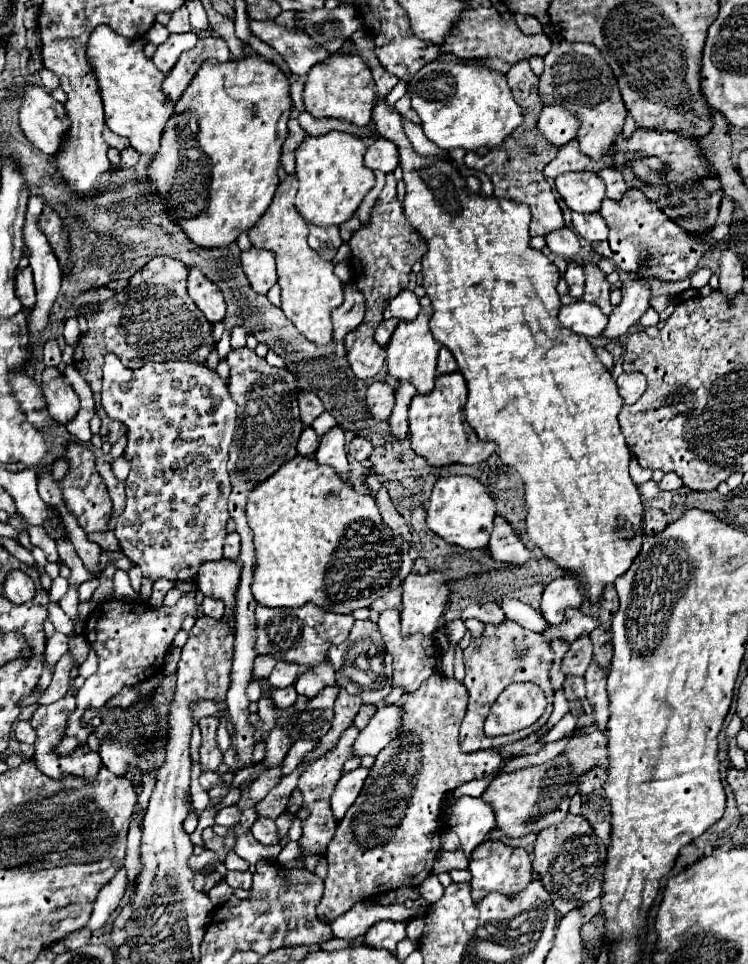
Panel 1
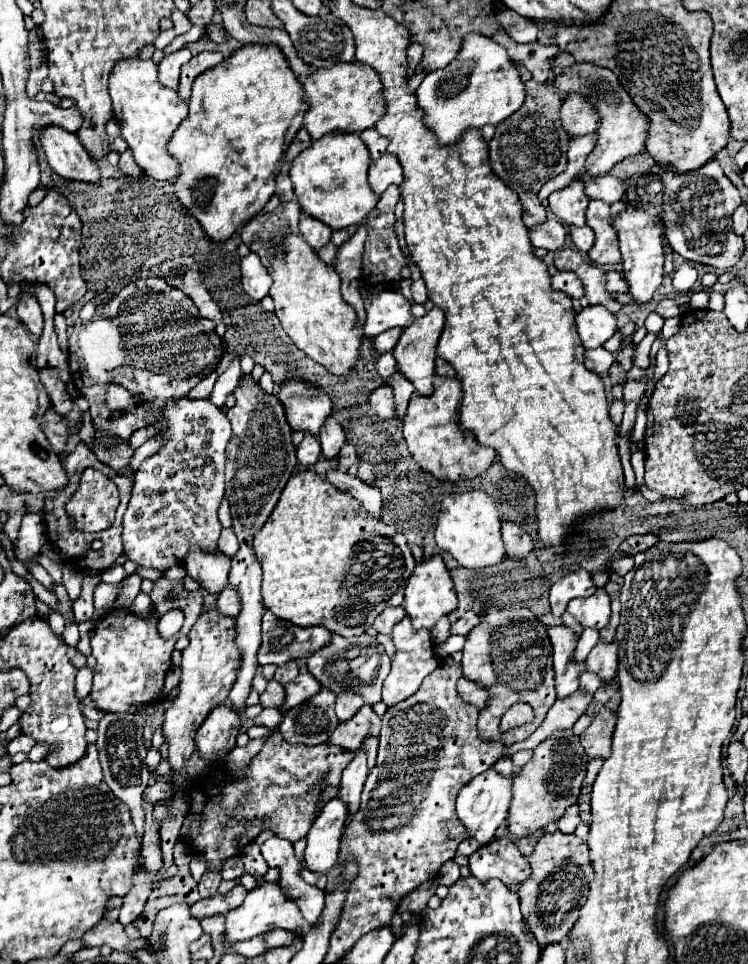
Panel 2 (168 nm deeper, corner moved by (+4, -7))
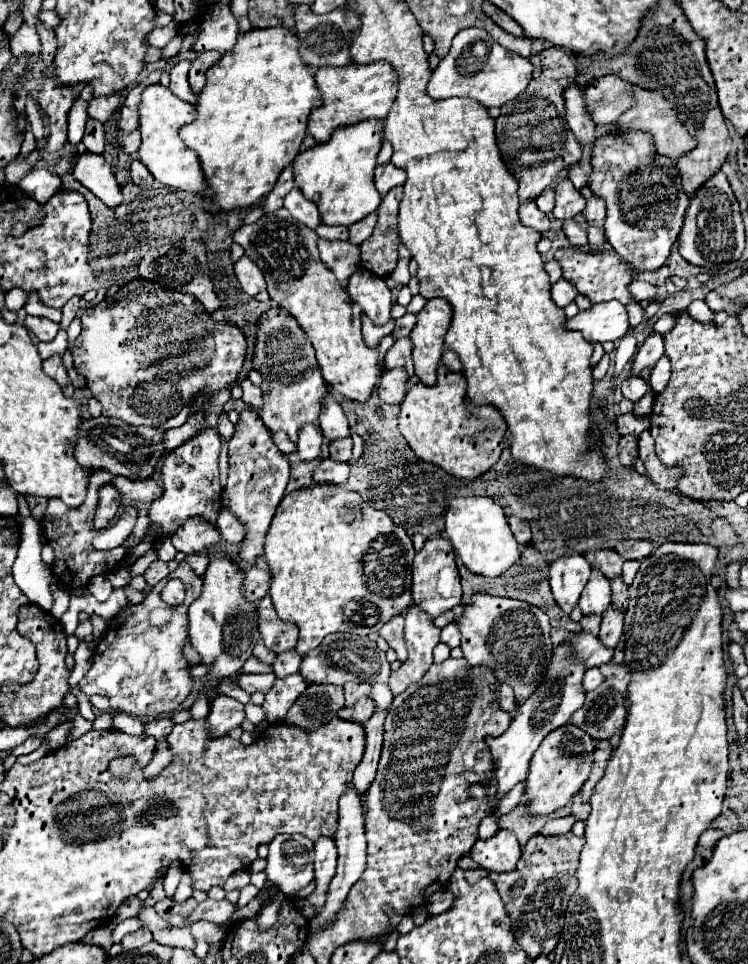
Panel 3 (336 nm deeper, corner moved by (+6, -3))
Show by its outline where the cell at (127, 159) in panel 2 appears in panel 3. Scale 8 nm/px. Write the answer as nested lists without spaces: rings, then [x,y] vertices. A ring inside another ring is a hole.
[[[133,160],[133,162],[131,162],[129,172],[131,172],[131,180],[133,180],[135,184],[145,184],[145,186],[151,186],[151,184],[153,184],[151,172],[149,172],[139,160]]]

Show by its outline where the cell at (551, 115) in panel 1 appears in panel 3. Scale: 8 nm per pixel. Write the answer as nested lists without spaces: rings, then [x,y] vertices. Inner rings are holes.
[[[603,76],[583,88],[583,100],[593,122],[607,126],[631,106],[631,84],[617,76]]]

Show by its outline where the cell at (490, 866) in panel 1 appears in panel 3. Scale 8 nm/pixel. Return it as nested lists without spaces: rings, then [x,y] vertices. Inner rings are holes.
[[[499,830],[489,840],[477,840],[469,856],[487,872],[513,872],[521,858],[521,846],[513,832]]]

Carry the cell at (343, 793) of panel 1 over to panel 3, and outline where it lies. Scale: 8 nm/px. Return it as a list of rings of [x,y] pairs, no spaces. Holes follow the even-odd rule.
[[[319,836],[315,842],[315,880],[317,880],[317,888],[315,892],[309,896],[311,904],[315,906],[315,912],[317,912],[317,906],[321,906],[321,902],[325,902],[325,886],[329,886],[329,878],[333,878],[335,874],[335,866],[337,866],[337,848],[333,846],[333,838],[327,838],[327,836]]]

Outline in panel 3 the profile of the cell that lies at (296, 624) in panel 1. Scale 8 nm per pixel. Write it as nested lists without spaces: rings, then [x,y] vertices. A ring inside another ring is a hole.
[[[265,596],[257,604],[257,610],[259,610],[259,632],[263,636],[265,646],[269,650],[273,650],[275,654],[283,654],[283,652],[293,650],[297,644],[297,634],[299,634],[297,626],[277,618],[269,596]]]

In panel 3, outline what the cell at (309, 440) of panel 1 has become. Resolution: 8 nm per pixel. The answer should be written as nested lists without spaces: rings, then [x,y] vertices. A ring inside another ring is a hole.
[[[303,426],[299,430],[299,442],[297,442],[297,454],[301,460],[311,462],[321,456],[321,444],[323,444],[323,434],[317,426]]]

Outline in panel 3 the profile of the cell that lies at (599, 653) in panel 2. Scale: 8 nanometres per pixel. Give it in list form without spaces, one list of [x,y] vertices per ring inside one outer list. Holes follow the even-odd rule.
[[[611,606],[611,608],[605,610],[605,614],[603,614],[599,640],[601,640],[607,648],[613,650],[613,648],[617,646],[621,634],[623,634],[623,614]]]

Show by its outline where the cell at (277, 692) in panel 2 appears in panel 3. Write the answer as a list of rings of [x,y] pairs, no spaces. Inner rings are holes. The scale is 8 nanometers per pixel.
[[[269,672],[269,674],[239,674],[239,686],[249,692],[249,694],[255,694],[255,692],[263,692],[267,694],[271,690],[271,686],[275,684],[275,674]]]

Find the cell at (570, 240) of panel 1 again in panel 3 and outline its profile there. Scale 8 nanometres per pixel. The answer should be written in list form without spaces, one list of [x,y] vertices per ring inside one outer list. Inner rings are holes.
[[[521,202],[521,206],[519,206],[519,218],[521,218],[521,222],[523,222],[525,226],[535,228],[539,234],[549,232],[551,220],[549,220],[549,216],[547,216],[545,212],[541,212],[541,210],[537,208],[535,202]]]

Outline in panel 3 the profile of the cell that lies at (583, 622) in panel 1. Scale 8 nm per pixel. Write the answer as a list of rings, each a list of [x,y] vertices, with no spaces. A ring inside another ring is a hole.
[[[593,572],[581,598],[579,598],[579,608],[585,616],[597,614],[601,616],[611,604],[611,588],[609,580],[601,572]]]

